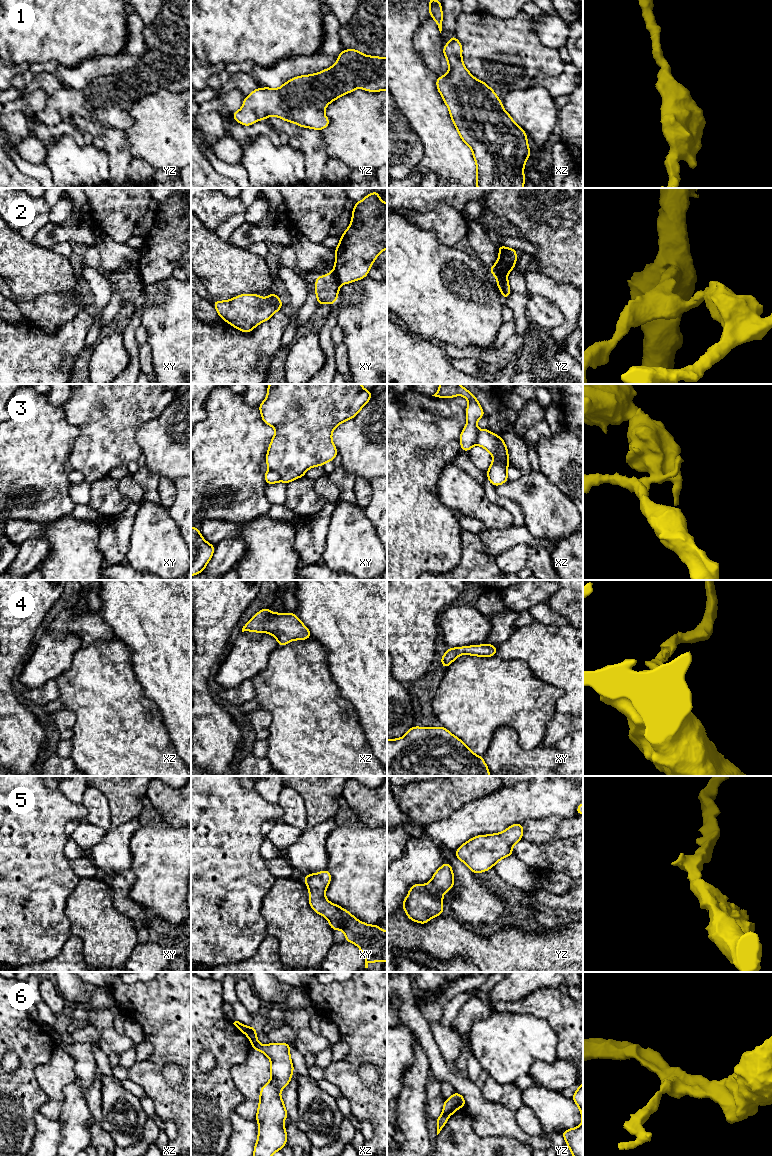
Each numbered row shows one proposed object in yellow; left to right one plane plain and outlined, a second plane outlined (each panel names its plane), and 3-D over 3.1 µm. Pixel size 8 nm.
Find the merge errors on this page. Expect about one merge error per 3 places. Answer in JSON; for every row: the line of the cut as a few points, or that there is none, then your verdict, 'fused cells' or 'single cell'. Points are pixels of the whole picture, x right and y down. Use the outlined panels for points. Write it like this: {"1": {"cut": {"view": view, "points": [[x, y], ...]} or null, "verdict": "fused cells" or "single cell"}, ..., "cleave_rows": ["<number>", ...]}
{"1": {"cut": null, "verdict": "single cell"}, "2": {"cut": {"view": "xy", "points": [[333, 270], [341, 284]]}, "verdict": "fused cells"}, "3": {"cut": {"view": "xy", "points": [[269, 468], [276, 471], [281, 480]]}, "verdict": "fused cells"}, "4": {"cut": null, "verdict": "single cell"}, "5": {"cut": null, "verdict": "single cell"}, "6": {"cut": {"view": "xz", "points": [[249, 1027], [245, 1033]]}, "verdict": "fused cells"}, "cleave_rows": ["2", "3", "6"]}

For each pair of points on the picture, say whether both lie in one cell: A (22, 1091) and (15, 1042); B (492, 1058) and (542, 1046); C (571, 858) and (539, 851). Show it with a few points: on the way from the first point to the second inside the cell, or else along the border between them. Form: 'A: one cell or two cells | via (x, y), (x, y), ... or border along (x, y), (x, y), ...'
A: one cell | via (23, 1079), (24, 1054)
B: one cell | via (504, 1046), (530, 1046)
C: one cell | via (563, 856), (547, 856)

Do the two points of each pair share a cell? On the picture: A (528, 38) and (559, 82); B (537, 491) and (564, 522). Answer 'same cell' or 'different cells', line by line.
A: different cells
B: same cell

